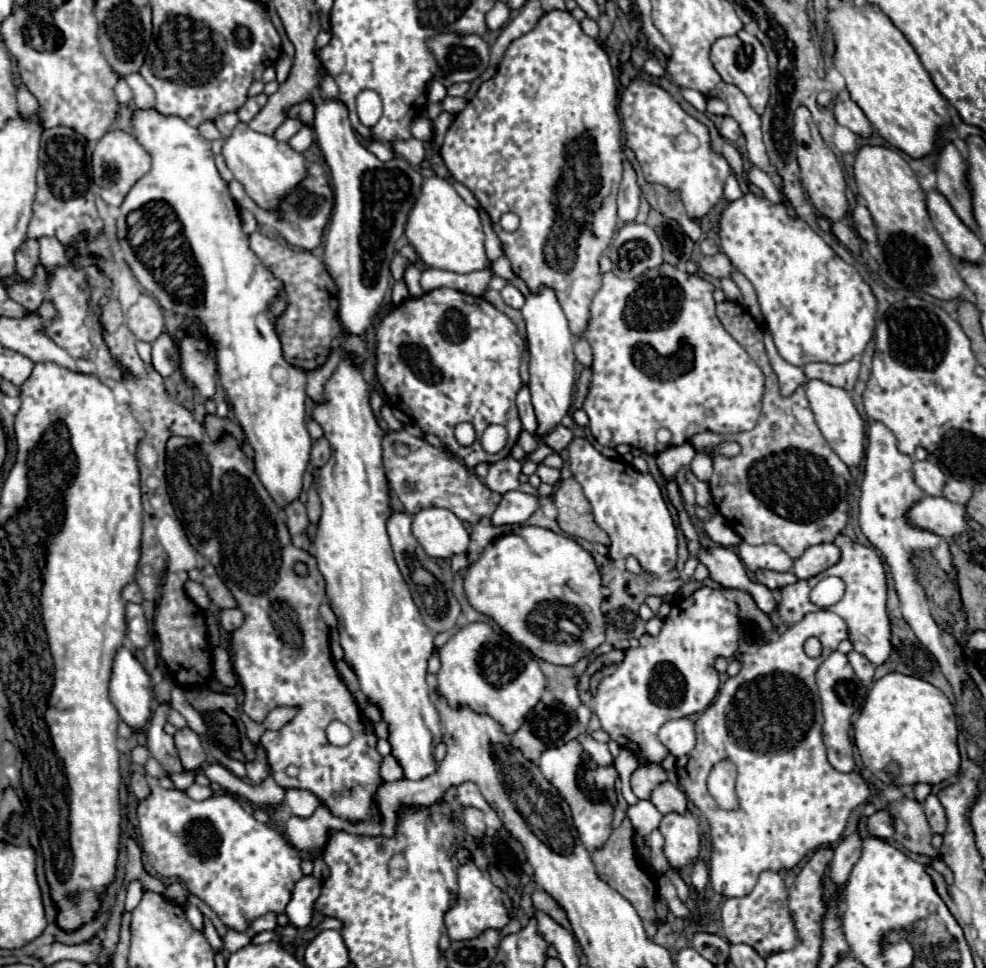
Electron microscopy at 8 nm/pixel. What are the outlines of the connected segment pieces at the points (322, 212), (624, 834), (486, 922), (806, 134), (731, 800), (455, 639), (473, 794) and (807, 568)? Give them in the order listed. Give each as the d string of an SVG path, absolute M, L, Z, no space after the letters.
M312 163L308 167L308 177L282 201L278 213L274 211L264 211L260 209L244 191L244 187L238 183L238 181L230 181L230 193L236 201L236 205L240 209L248 209L256 221L260 225L270 225L274 227L290 245L294 247L300 247L300 249L308 249L312 251L314 247L320 245L322 241L322 233L324 233L324 227L330 219L330 213L332 213L332 207L334 207L334 193L328 185L328 179L326 179L326 173L324 173L324 167L318 165L318 163Z
M624 819L622 825L612 831L608 843L600 851L592 853L592 861L596 865L598 875L634 905L634 909L638 911L638 915L644 923L646 935L654 937L656 927L658 927L658 917L656 917L656 911L654 911L654 883L650 881L650 877L642 871L642 867L638 863L636 849L634 849L634 827L632 827L630 819Z
M470 861L458 869L458 883L458 901L444 917L452 941L468 941L472 937L478 937L486 929L502 929L510 921L510 915L502 903L502 891L490 881L490 875L486 871L480 871Z
M800 107L794 113L794 137L798 143L798 163L800 163L800 179L802 185L812 201L812 205L816 207L816 211L822 217L828 217L830 221L840 221L842 217L846 217L850 205L846 199L846 181L844 181L844 173L842 167L836 159L836 155L826 147L826 143L822 141L818 127L814 125L810 111L806 107Z
M718 761L710 771L708 791L722 809L738 809L734 783L736 783L736 765L732 765L732 761Z
M474 621L456 631L440 649L442 667L436 677L440 693L452 707L466 705L476 713L486 713L496 719L506 733L516 733L524 723L526 713L538 702L560 705L546 686L547 679L538 667L536 657L514 643L506 633L484 621Z
M462 783L462 785L458 787L456 799L458 799L458 803L460 803L462 807L476 807L476 809L480 809L480 811L484 811L484 813L490 811L488 801L484 799L484 795L480 793L480 789L478 789L474 783Z
M820 543L806 549L804 555L794 561L794 575L798 579L810 579L836 565L836 561L840 561L840 549L836 549L834 543Z

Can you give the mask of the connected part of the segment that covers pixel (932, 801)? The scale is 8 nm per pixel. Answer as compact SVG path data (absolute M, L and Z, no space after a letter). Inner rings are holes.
M928 795L926 797L924 813L928 817L928 823L930 823L932 831L934 833L944 833L944 829L946 829L946 813L944 813L944 807L940 805L936 795Z

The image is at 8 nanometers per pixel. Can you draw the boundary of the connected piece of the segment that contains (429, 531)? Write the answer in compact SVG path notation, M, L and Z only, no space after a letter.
M422 509L412 517L412 533L424 551L436 559L466 553L470 537L464 523L448 509Z

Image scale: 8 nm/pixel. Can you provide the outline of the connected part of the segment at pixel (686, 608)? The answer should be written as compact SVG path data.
M700 587L688 599L682 599L672 605L670 615L664 619L664 627L658 637L650 637L648 633L640 639L640 647L630 647L626 651L624 661L618 665L616 673L606 677L598 685L598 693L594 695L592 709L596 711L602 729L614 739L618 745L632 749L638 759L648 761L654 767L662 765L662 743L658 741L658 729L670 721L688 717L694 713L702 713L718 693L720 677L712 667L716 657L730 659L738 651L738 605L722 593L722 589Z

